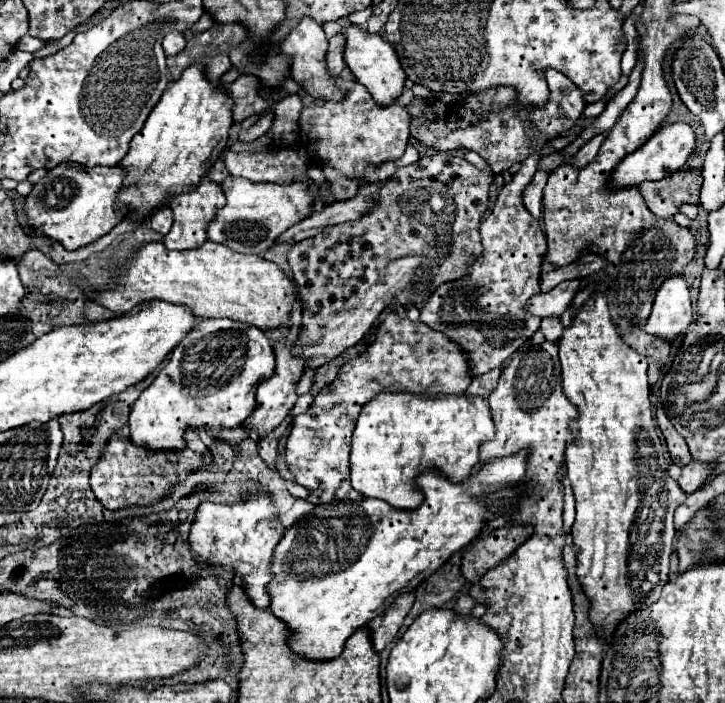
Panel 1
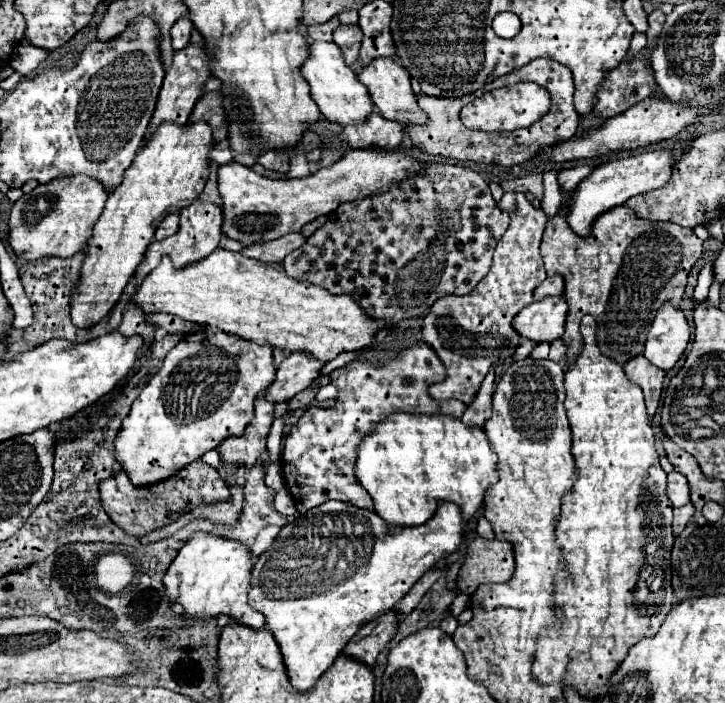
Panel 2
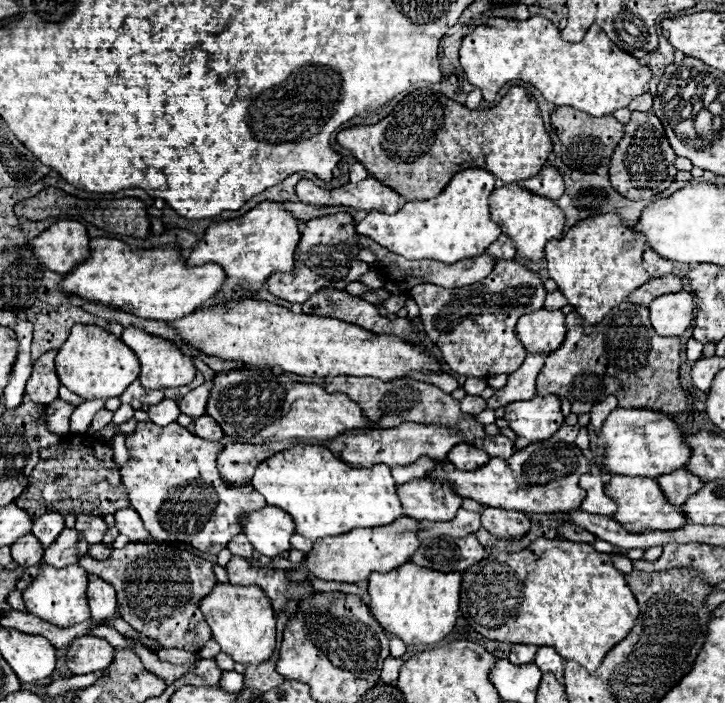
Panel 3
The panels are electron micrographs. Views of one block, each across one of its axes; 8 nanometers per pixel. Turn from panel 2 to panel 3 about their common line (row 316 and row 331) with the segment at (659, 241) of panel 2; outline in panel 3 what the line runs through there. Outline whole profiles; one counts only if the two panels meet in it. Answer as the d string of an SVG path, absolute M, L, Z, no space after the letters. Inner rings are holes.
M622 302L610 314L594 328L590 336L584 336L582 332L582 318L576 312L570 312L566 316L566 338L562 346L552 352L544 368L538 374L536 380L536 390L540 396L546 394L558 394L566 398L572 404L574 414L586 414L592 410L594 404L606 400L608 396L616 396L618 404L622 408L648 408L648 410L658 410L664 414L676 414L684 412L686 406L686 396L680 388L678 380L678 368L680 368L680 340L678 338L662 338L654 334L654 328L650 326L648 318L648 308L644 306L634 306L630 302Z

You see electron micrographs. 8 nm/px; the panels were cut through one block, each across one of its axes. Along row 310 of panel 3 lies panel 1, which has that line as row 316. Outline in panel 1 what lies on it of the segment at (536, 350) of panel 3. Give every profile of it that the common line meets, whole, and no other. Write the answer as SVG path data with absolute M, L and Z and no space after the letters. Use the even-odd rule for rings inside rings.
M580 280L562 282L546 294L532 296L526 304L526 312L530 312L532 316L538 316L538 318L548 318L548 316L560 318L564 314L564 310L570 306L570 302L578 290L580 290Z

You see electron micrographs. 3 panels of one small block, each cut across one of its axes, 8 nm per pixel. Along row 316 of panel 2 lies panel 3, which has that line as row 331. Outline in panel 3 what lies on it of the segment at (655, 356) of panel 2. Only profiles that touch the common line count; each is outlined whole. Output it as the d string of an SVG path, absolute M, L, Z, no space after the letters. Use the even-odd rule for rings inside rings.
M686 292L666 294L664 298L656 298L648 306L648 310L656 334L664 338L680 338L692 322L694 302L692 296Z

